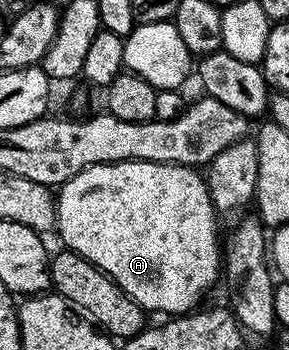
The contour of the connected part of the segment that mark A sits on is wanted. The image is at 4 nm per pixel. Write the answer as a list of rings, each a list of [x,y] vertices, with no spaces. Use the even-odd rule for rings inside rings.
[[[102,163],[96,167],[85,169],[77,173],[68,183],[62,184],[57,191],[57,235],[63,238],[62,246],[68,251],[85,257],[97,269],[105,272],[115,284],[137,305],[143,307],[144,312],[164,311],[167,317],[181,316],[200,306],[199,298],[221,279],[221,243],[215,240],[215,217],[217,210],[211,203],[211,191],[207,188],[207,180],[194,167],[182,167],[176,163]]]

